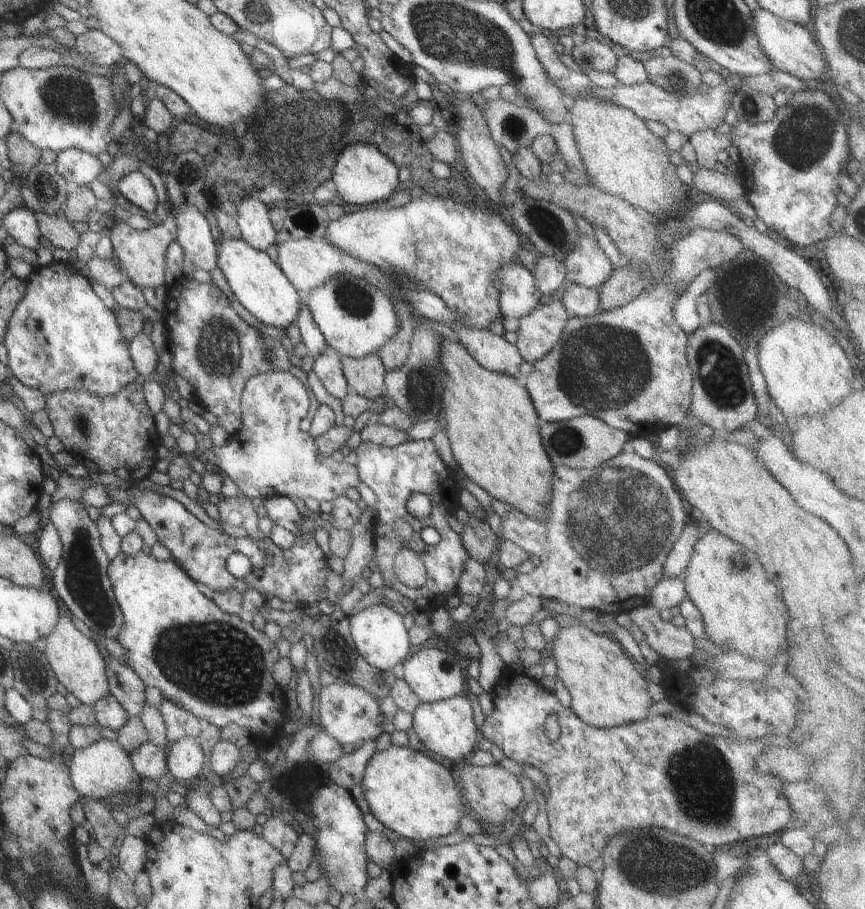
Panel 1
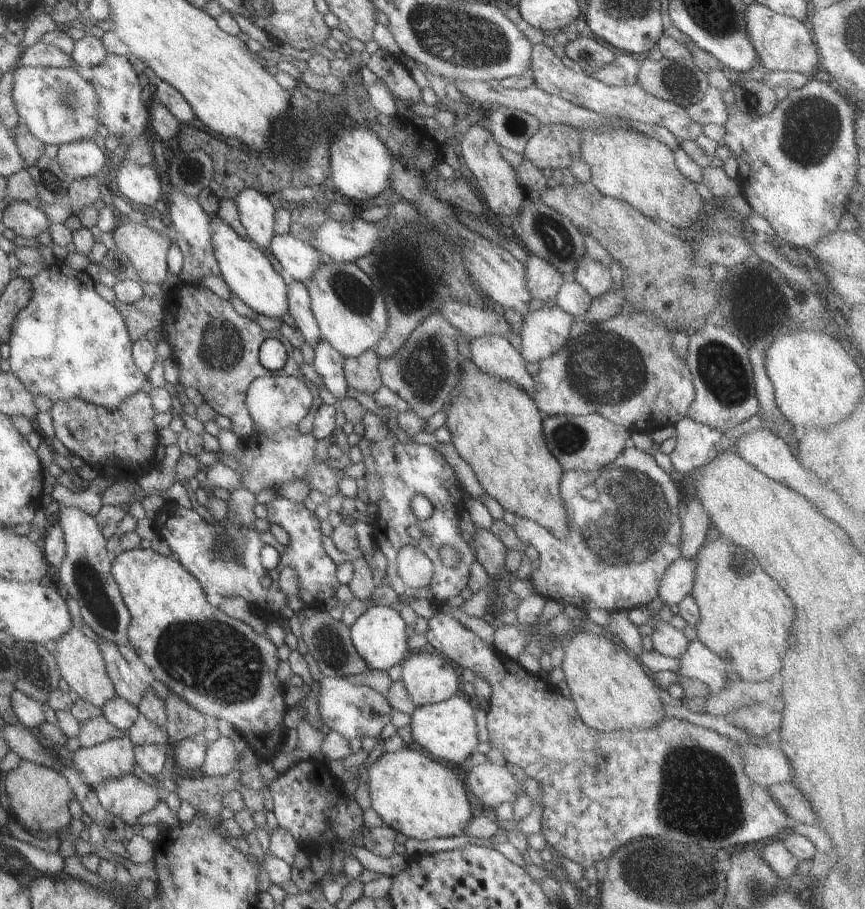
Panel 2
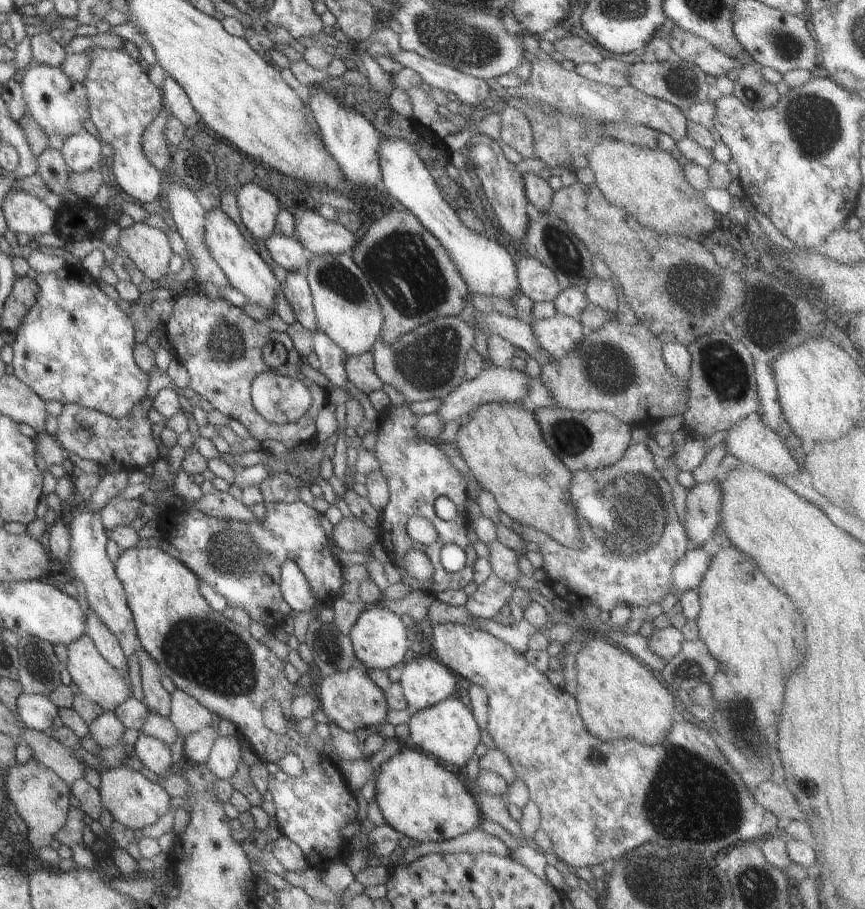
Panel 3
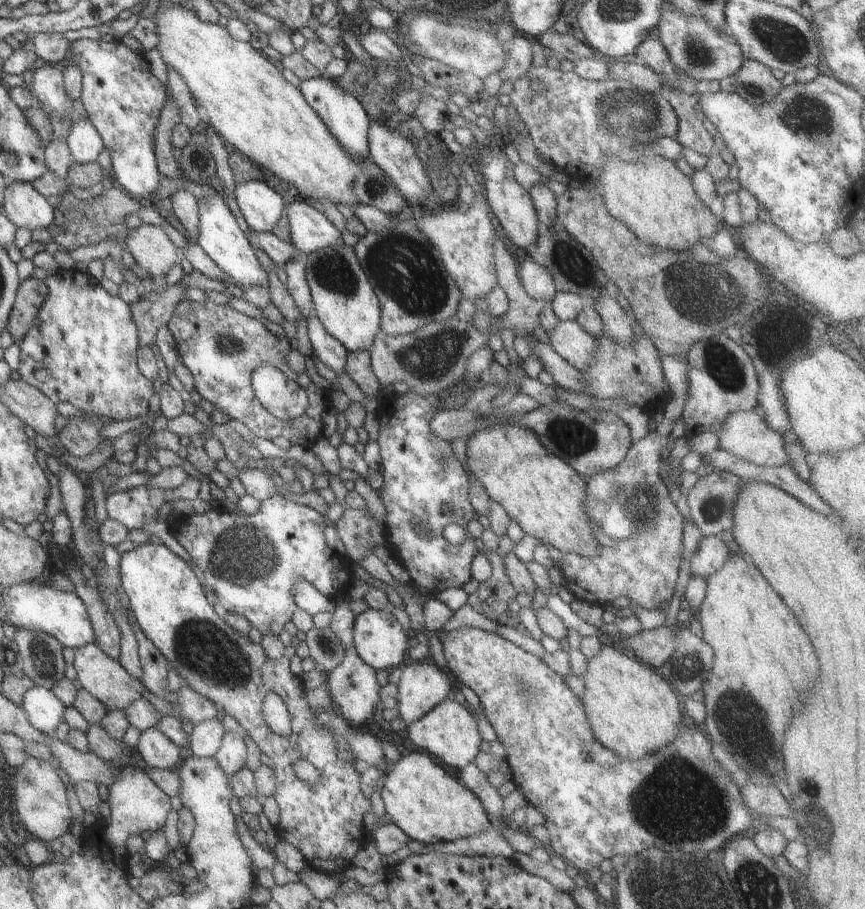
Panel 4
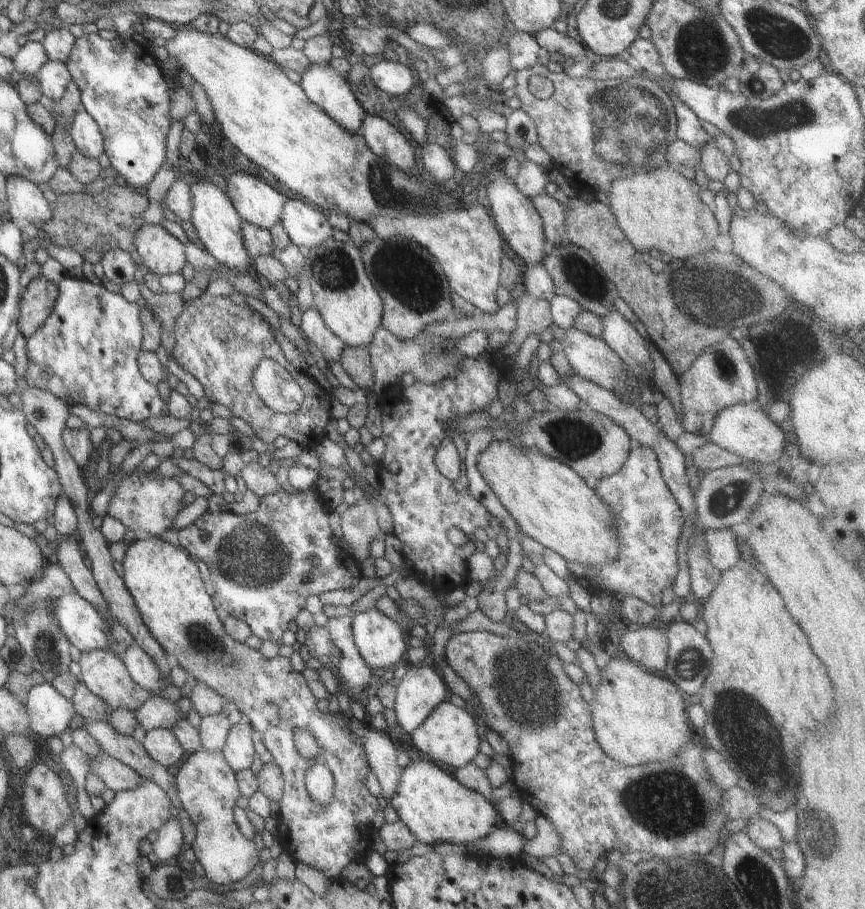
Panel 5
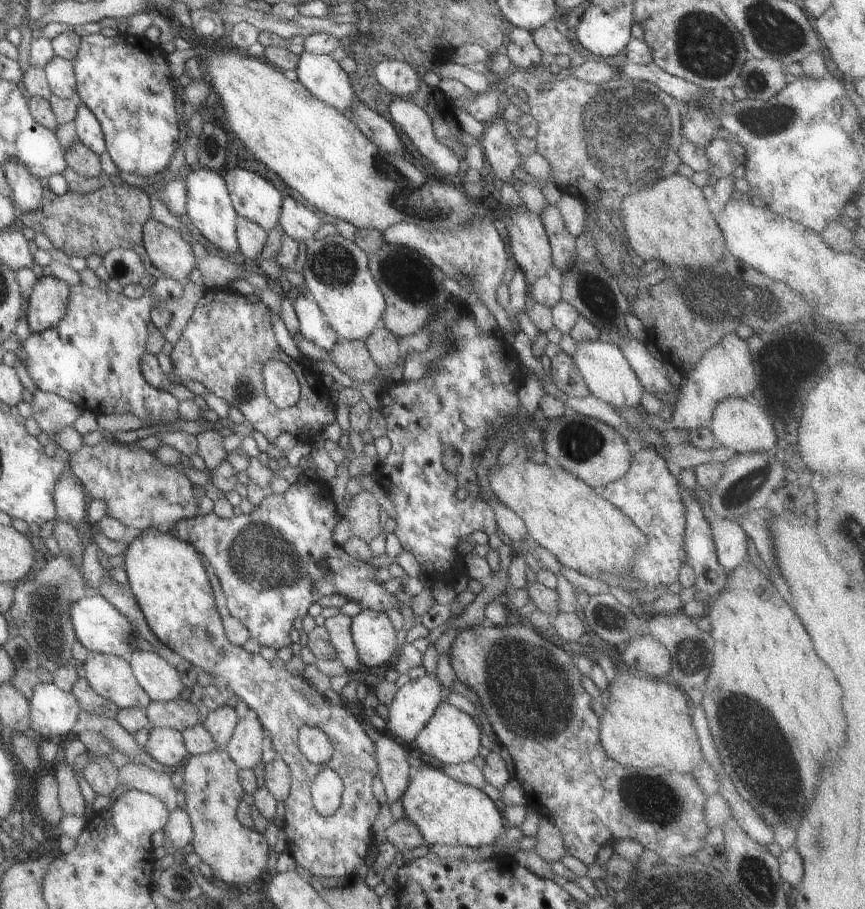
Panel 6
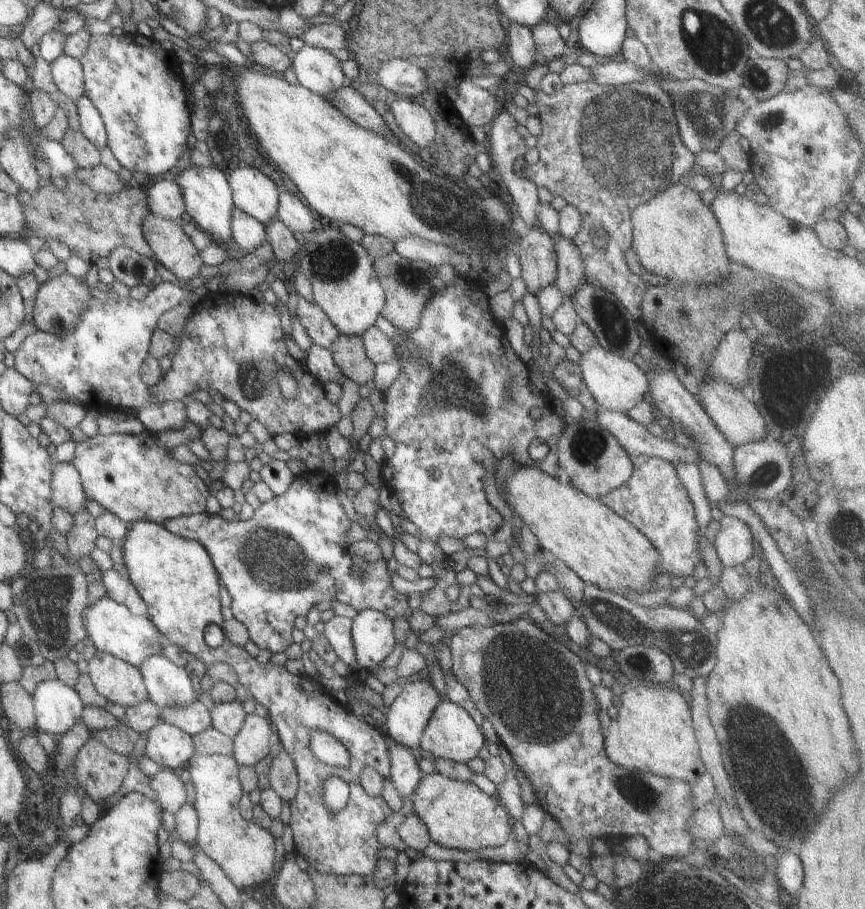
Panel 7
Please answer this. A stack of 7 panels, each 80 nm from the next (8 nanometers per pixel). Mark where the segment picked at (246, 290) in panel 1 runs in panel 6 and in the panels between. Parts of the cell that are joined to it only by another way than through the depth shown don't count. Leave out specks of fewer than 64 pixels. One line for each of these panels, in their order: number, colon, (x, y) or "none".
2: (248, 274)
3: (239, 261)
4: (218, 234)
5: (212, 215)
6: (208, 207)

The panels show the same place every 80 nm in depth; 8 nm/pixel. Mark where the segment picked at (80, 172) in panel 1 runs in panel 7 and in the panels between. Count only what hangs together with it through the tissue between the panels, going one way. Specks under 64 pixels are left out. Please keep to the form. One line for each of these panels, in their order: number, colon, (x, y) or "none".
2: (77, 159)
3: (80, 151)
4: (83, 141)
5: (84, 133)
6: (88, 131)
7: (90, 124)

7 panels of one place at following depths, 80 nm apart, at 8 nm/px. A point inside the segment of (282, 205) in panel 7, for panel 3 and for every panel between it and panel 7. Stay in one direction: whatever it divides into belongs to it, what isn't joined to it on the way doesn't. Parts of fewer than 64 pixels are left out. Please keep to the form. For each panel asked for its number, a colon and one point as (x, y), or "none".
3: (316, 234)
4: (309, 230)
5: (305, 226)
6: (295, 220)

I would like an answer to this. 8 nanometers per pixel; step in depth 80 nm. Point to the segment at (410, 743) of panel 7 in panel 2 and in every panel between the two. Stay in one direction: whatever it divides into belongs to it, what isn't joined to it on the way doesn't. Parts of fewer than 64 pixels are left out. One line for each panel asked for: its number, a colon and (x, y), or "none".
2: (427, 678)
3: (424, 681)
4: (421, 686)
5: (420, 690)
6: (411, 706)

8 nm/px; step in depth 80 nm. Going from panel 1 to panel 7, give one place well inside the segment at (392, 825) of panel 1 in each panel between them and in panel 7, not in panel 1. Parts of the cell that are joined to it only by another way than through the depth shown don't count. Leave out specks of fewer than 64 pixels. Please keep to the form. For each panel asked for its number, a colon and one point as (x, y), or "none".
2: (412, 794)
3: (416, 797)
4: (420, 798)
5: (435, 808)
6: (445, 811)
7: (456, 814)

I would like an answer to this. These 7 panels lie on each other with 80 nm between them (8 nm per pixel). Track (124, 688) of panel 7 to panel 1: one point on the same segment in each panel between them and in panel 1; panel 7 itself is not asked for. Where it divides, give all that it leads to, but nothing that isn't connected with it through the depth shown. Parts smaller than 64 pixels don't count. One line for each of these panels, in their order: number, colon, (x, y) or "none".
1: (76, 663)
2: (79, 662)
3: (94, 677)
4: (103, 678)
5: (102, 672)
6: (109, 676)

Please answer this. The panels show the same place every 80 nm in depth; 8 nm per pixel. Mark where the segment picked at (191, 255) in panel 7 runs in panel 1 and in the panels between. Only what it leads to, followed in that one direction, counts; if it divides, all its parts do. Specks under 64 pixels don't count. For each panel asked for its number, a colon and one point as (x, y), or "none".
1: (141, 253)
2: (145, 248)
3: (148, 248)
4: (154, 253)
5: (159, 251)
6: (164, 247)

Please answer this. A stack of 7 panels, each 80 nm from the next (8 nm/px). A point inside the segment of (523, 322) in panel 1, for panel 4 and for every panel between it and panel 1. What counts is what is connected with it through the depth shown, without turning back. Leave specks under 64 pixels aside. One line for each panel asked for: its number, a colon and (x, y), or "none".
2: (544, 331)
3: (557, 336)
4: (568, 340)

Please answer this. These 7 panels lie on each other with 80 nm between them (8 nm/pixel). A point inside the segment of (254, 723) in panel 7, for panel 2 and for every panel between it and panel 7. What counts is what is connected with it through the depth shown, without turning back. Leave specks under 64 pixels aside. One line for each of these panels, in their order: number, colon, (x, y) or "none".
2: (220, 757)
3: (225, 756)
4: (230, 756)
5: (237, 750)
6: (243, 746)

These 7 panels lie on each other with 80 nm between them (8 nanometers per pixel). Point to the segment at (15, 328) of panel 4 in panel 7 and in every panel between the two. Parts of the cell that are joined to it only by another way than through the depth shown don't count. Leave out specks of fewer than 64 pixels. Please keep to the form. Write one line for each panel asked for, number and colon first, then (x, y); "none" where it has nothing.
5: (37, 301)
6: (47, 304)
7: (58, 301)

